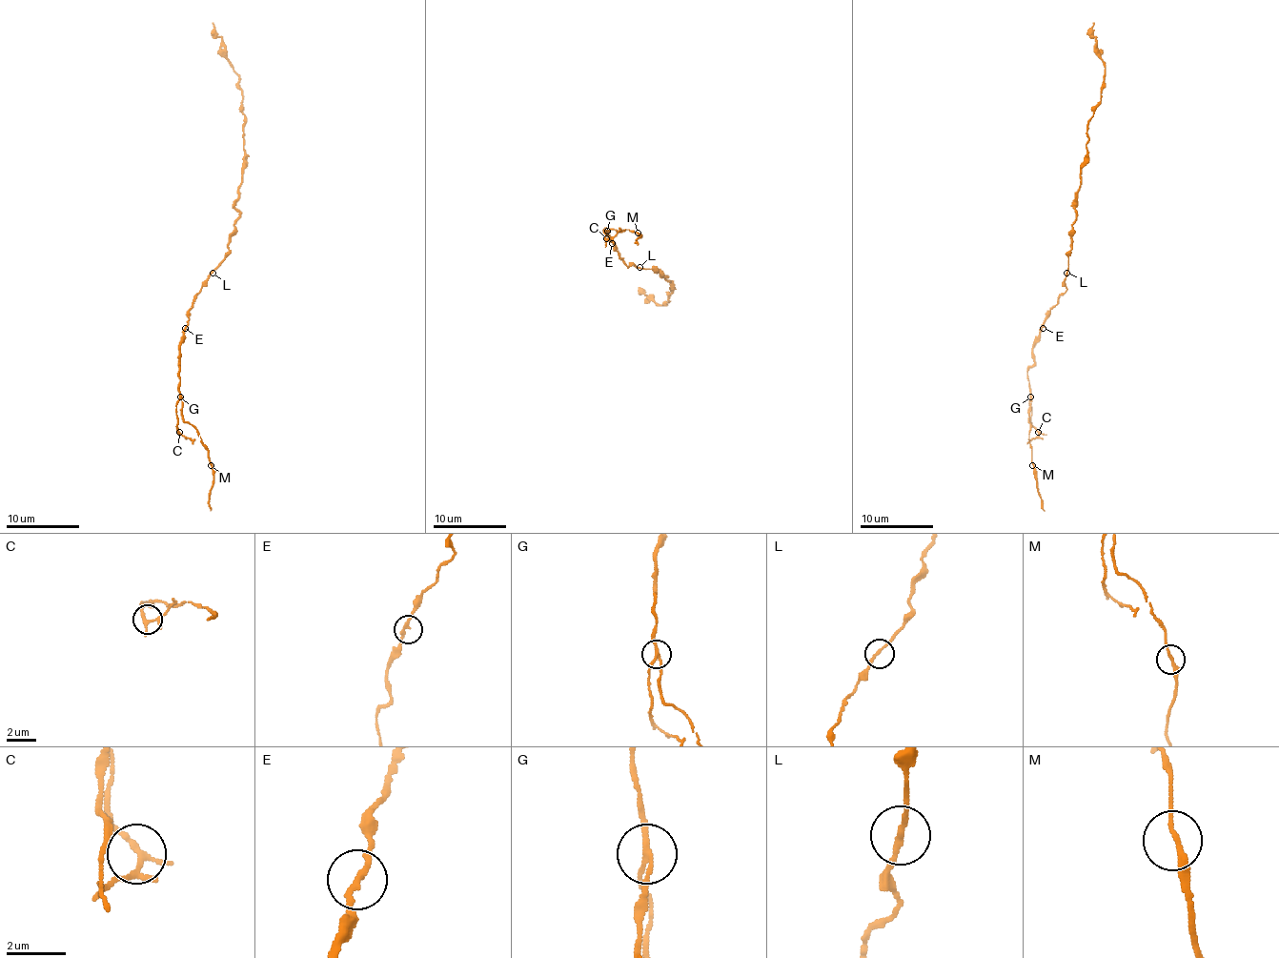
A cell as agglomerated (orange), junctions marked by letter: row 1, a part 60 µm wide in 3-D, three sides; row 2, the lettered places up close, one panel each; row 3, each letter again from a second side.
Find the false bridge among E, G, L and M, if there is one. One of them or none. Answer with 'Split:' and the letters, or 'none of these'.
Split: G

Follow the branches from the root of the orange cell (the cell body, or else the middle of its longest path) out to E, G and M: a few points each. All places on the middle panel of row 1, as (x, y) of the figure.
E: (639, 267), (634, 264), (628, 267), (612, 243)
G: (639, 267), (634, 264), (628, 267), (621, 260), (616, 245), (606, 234), (606, 231)
M: (639, 267), (634, 264), (628, 267), (621, 260), (606, 227), (606, 231), (628, 229), (638, 233)

